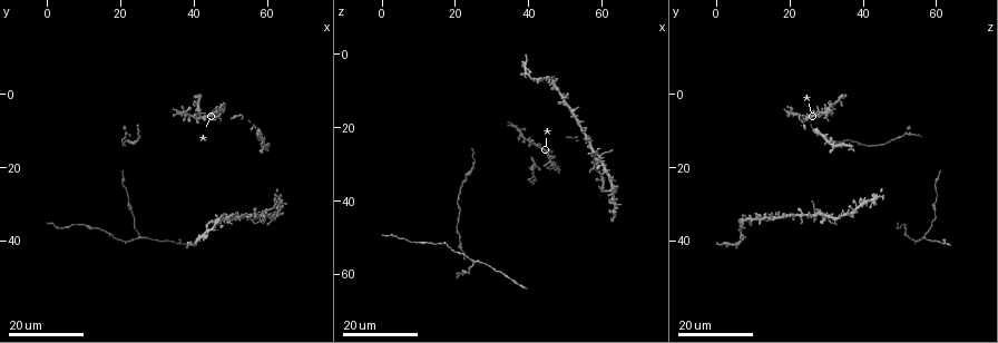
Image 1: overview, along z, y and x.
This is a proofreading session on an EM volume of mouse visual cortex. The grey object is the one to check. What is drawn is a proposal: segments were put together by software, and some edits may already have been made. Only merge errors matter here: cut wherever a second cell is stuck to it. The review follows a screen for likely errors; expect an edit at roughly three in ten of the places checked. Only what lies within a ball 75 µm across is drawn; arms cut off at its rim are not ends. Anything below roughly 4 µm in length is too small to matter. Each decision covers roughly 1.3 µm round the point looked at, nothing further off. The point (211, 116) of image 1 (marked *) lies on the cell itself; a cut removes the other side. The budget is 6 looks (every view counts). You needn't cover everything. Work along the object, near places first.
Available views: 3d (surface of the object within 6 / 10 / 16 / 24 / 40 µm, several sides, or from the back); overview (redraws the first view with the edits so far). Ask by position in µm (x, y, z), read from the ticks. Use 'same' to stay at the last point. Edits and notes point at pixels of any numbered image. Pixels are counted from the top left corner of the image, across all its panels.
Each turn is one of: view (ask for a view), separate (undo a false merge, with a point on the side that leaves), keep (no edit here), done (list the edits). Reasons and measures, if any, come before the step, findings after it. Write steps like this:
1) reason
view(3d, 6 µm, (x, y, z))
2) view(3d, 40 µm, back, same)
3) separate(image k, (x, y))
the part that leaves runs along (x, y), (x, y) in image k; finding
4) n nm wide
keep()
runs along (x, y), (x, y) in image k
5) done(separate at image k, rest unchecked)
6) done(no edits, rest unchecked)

small branch off a trunk
view(3d, 16 µm, (59.5, 32.5, 27.5))

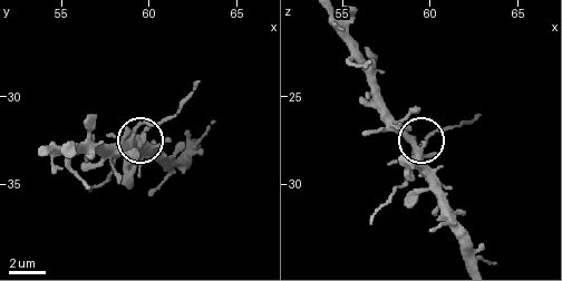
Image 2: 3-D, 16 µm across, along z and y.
view(3d, 6 µm, same)

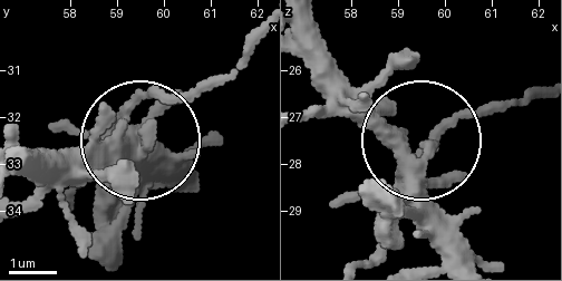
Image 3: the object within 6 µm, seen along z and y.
view(3d, 6 µm, back, same)

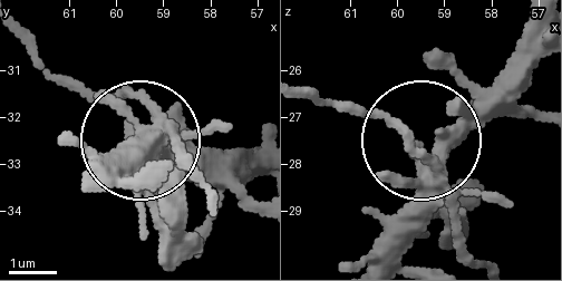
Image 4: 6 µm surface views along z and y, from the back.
4 arms
separate(image 4, (412, 138))
the part that leaves runs along (451, 191), (378, 115), (307, 99) in image 4; a second cell is stuck on

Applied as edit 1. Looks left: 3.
view(overview)

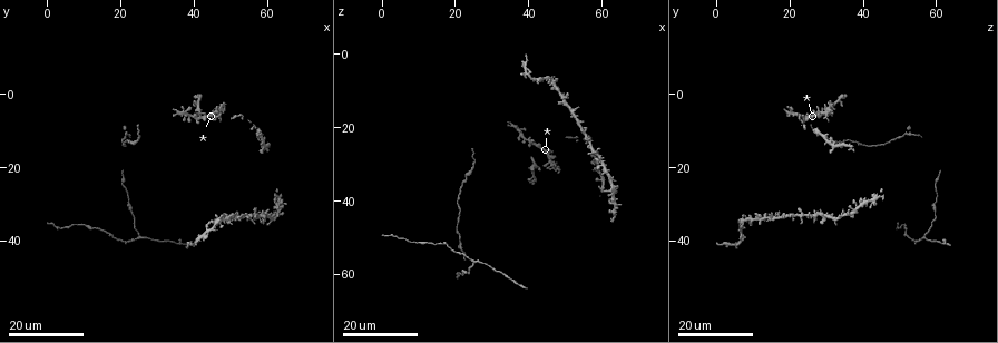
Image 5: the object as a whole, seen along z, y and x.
thick turns thin
view(3d, 24 µm, (21.5, 40.5, 54.0))

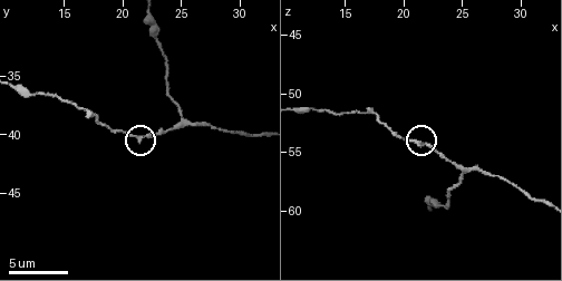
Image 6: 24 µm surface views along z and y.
view(3d, 6 µm, (21.4, 40.2, 54.2))

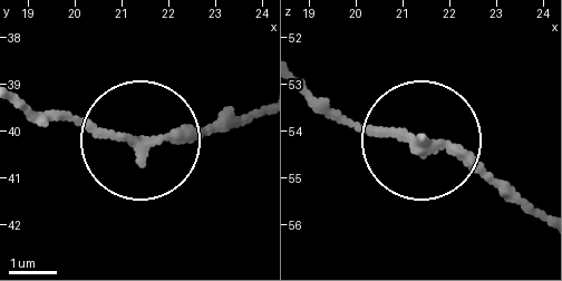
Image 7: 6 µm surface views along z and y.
separate(image 7, (94, 136))
the part that leaves runs along (153, 139), (25, 112) in image 7; two cells meet here

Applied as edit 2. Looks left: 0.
done(separate at image 4, separate at image 7, rest unchecked)

